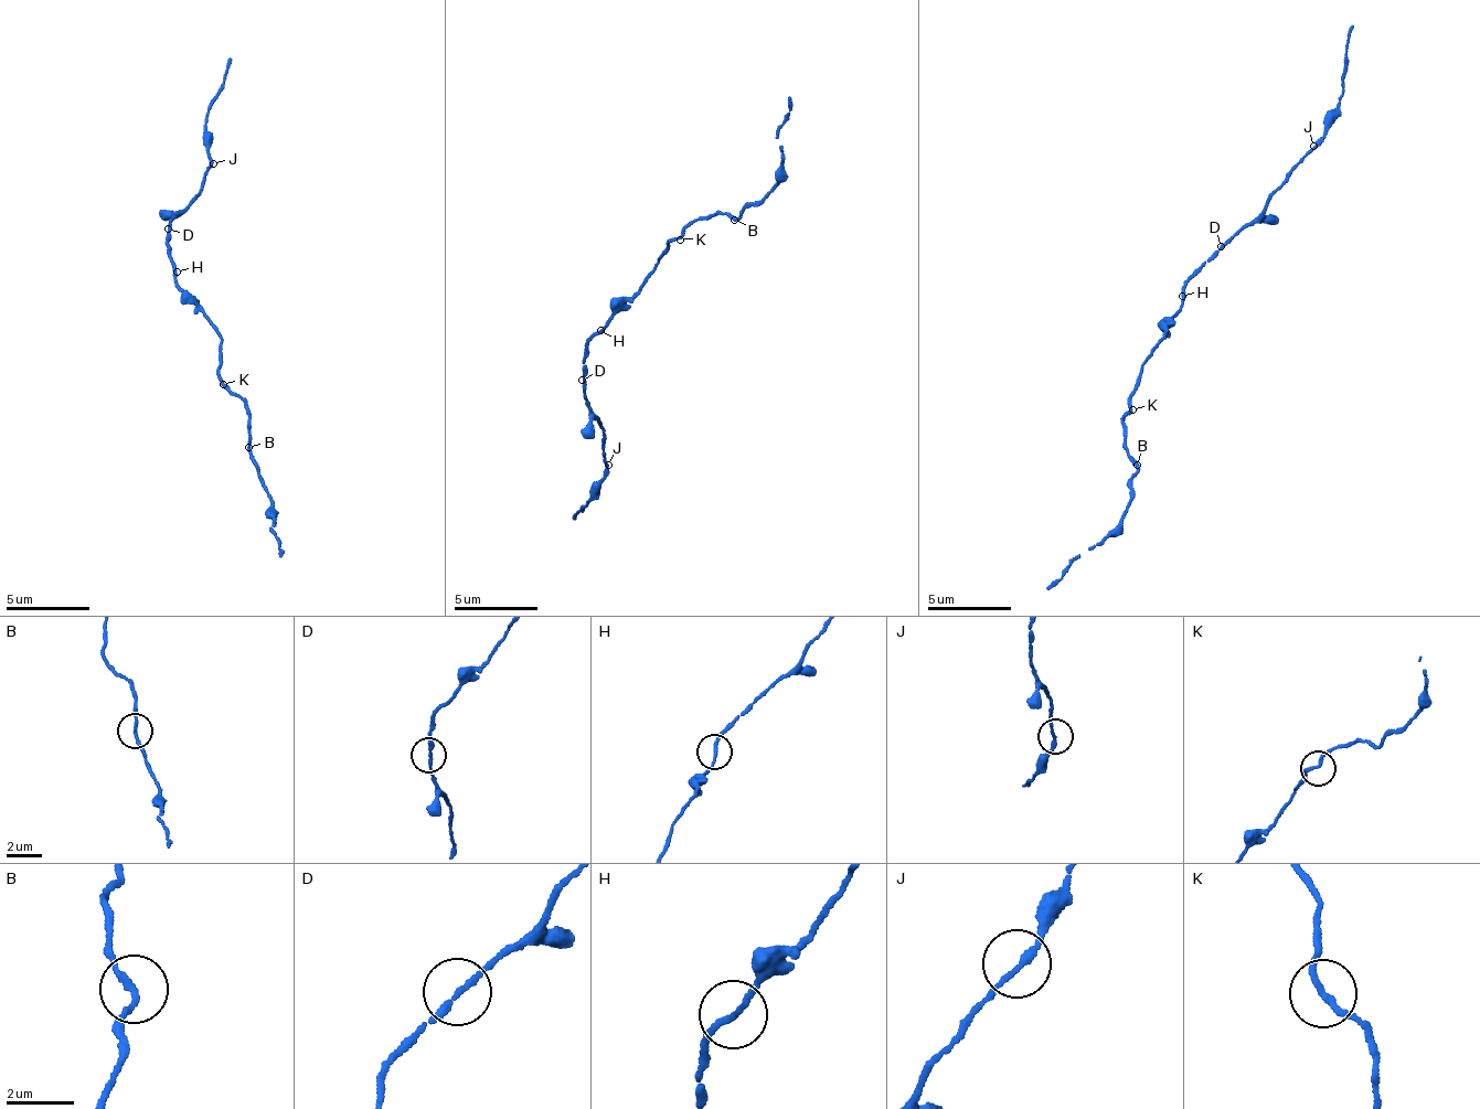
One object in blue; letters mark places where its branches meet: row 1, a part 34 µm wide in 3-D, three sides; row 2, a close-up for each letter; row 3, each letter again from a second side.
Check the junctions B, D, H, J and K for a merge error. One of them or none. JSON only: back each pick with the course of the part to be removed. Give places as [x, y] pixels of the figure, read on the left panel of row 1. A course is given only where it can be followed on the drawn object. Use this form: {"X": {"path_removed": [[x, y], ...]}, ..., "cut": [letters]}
{"cut": []}

